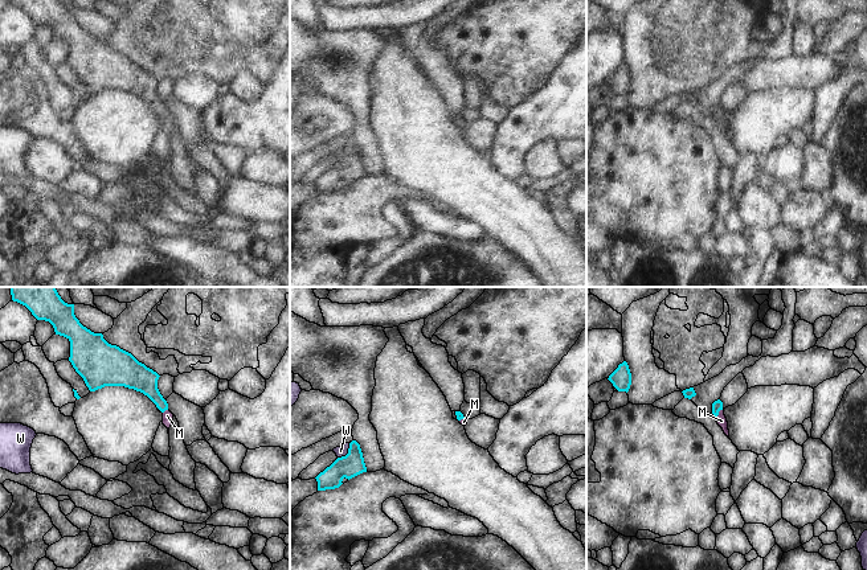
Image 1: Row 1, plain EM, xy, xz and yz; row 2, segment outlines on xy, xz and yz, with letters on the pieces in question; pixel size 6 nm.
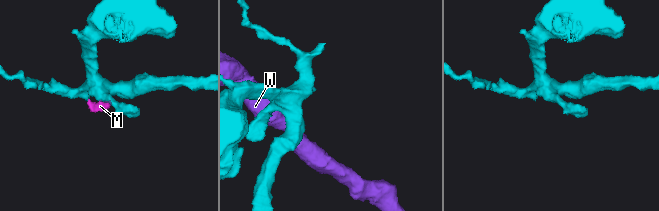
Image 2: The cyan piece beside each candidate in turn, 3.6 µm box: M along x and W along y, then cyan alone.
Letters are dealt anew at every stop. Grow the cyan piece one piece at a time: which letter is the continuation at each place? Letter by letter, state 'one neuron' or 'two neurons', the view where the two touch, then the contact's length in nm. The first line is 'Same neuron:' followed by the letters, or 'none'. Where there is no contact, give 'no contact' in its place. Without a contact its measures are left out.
Same neuron: M
M: one neuron | yz | 70 nm
W: two neurons | xz | 130 nm

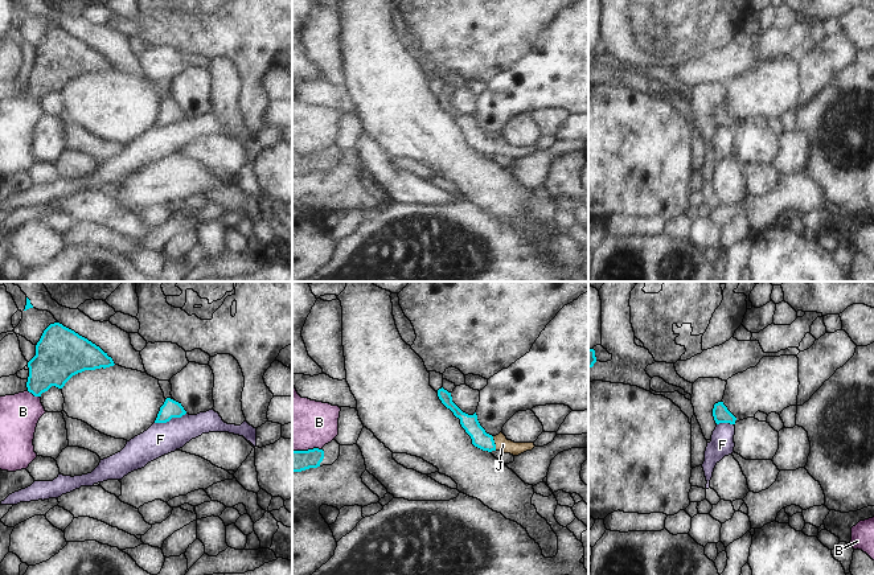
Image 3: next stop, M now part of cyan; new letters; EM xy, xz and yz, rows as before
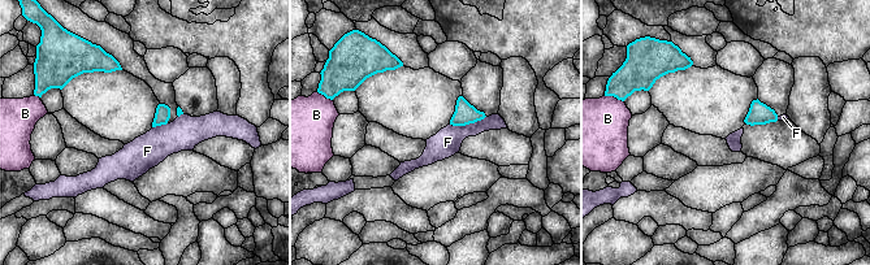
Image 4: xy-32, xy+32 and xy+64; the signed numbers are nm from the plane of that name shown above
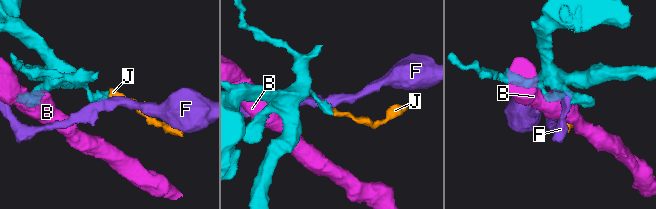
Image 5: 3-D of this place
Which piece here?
Same neuron: J
B: two neurons | xy | 80 nm
F: two neurons | xy | 200 nm
J: one neuron | xz | 90 nm

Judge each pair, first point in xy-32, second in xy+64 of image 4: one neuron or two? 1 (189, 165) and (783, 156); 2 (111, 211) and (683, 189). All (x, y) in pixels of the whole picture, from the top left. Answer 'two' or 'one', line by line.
1: two
2: two

